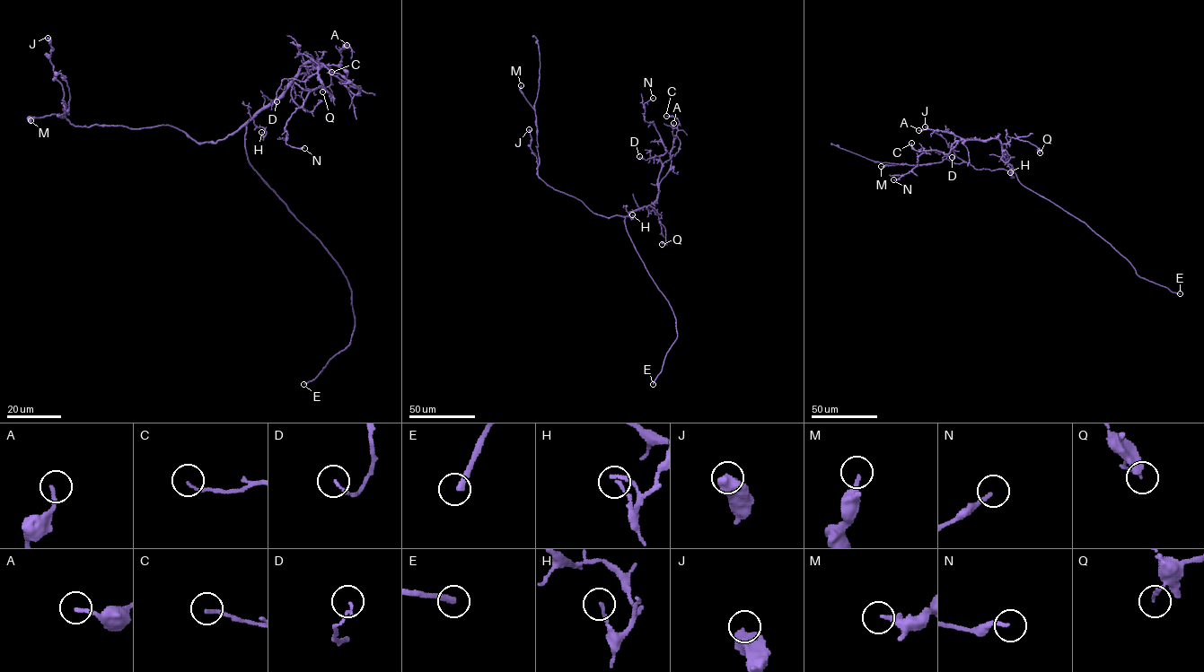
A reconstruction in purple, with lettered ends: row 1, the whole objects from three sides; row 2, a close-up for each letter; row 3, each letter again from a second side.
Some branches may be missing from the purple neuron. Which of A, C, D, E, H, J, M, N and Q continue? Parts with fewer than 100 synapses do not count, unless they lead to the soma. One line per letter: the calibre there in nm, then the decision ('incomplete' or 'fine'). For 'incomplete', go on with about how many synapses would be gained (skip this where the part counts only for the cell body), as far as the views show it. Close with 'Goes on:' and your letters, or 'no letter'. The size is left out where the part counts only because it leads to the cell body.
A: calibre 180 nm; fine
C: calibre 150 nm; fine
D: calibre 120 nm; fine
E: calibre 280 nm; incomplete
H: calibre 130 nm; fine
J: calibre 550 nm; fine
M: calibre 240 nm; fine
N: calibre 170 nm; fine
Q: calibre 120 nm; fine
Goes on: E

